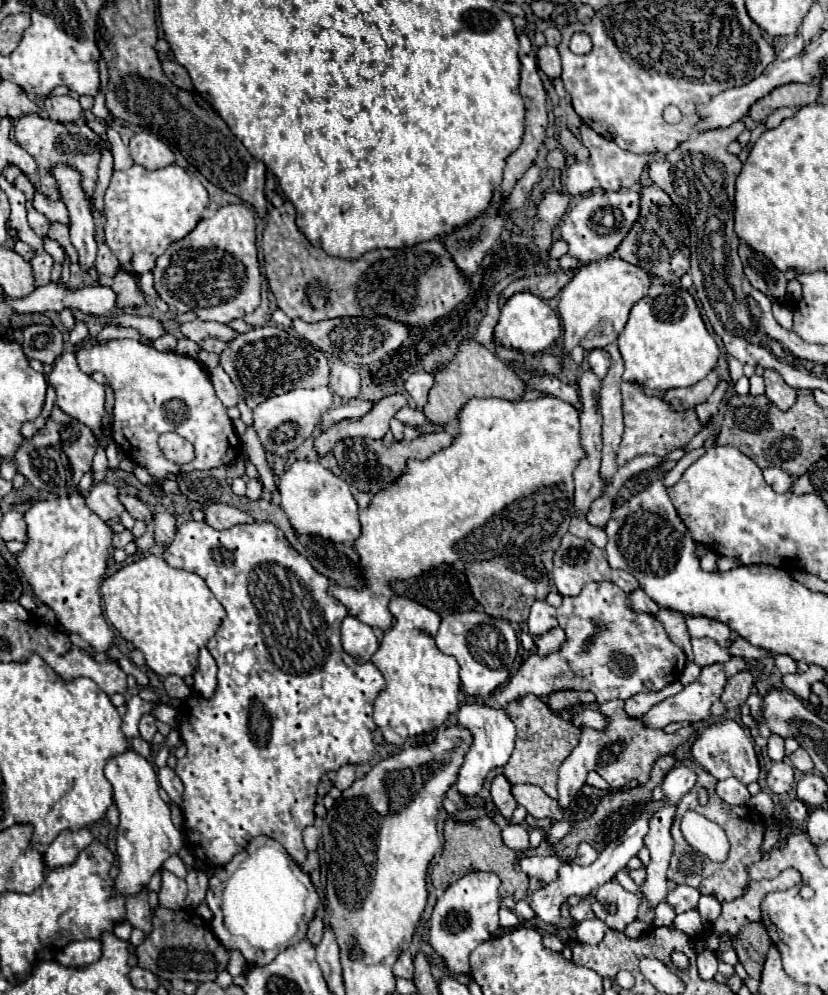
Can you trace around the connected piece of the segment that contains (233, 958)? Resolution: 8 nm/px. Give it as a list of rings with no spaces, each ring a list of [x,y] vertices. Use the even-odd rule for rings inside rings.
[[[230,951],[230,963],[226,967],[226,971],[232,975],[232,977],[238,977],[240,973],[244,973],[248,969],[248,963],[246,959],[242,957],[240,951]]]

